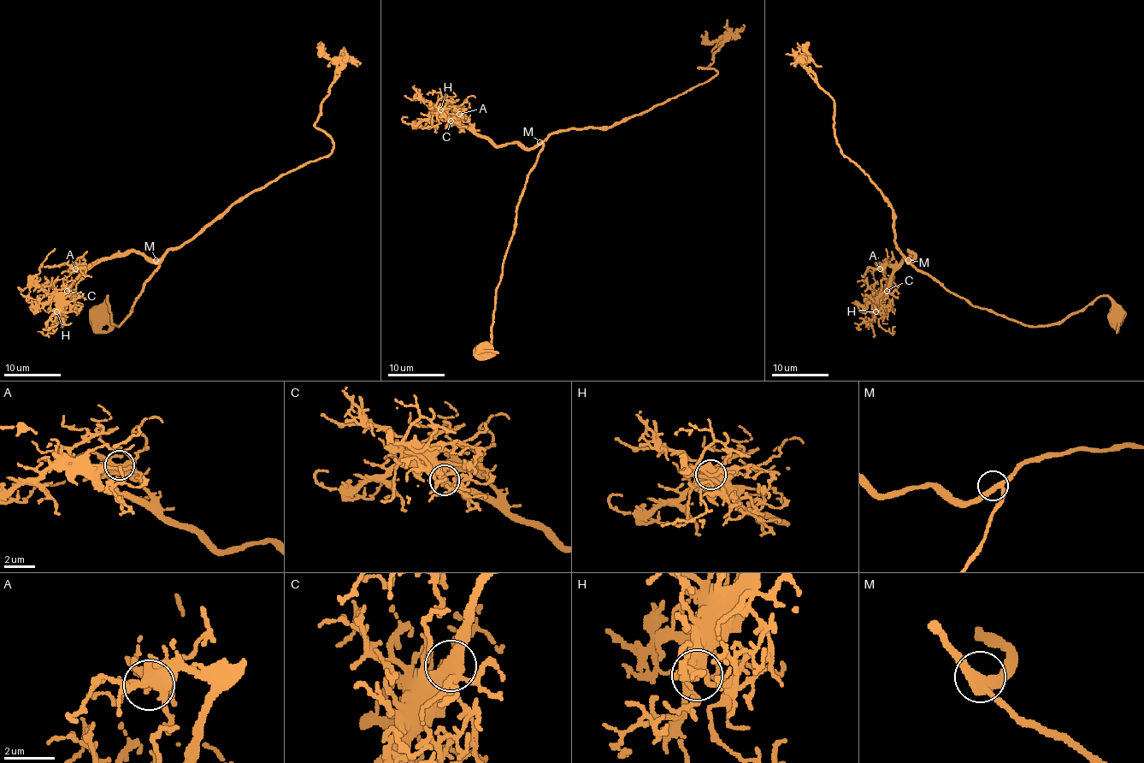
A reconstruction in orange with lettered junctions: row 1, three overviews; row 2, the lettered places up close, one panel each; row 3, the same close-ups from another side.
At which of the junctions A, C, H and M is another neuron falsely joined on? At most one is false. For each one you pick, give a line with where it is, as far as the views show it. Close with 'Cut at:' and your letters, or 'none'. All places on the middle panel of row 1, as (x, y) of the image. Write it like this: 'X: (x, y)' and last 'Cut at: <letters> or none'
Cut at: none

